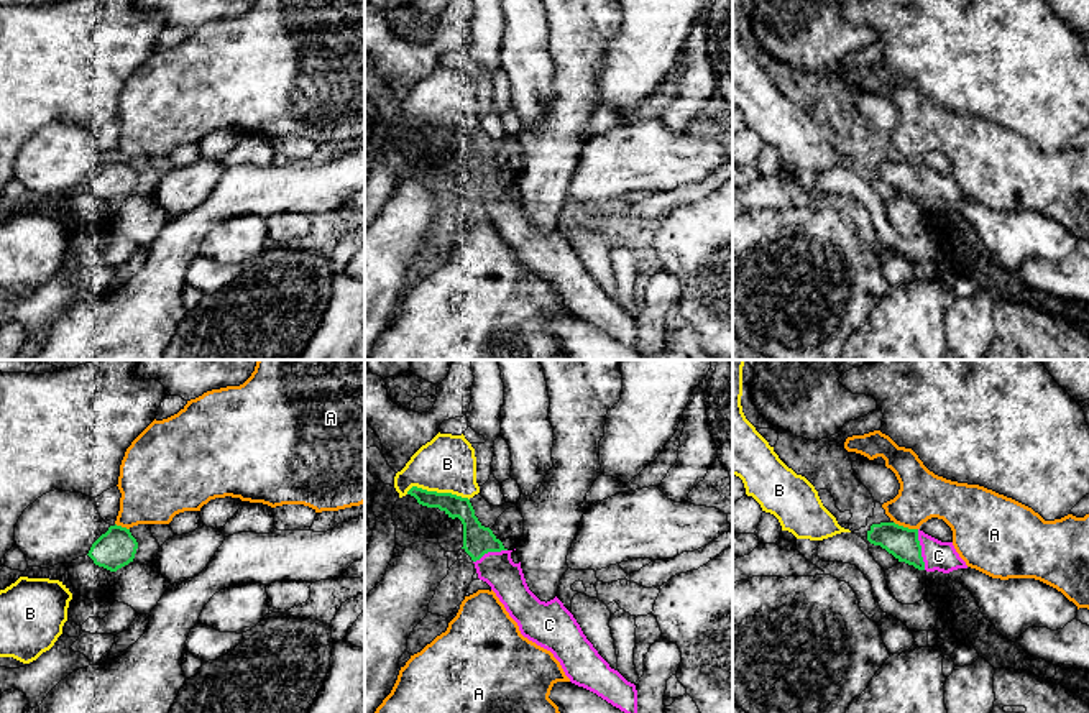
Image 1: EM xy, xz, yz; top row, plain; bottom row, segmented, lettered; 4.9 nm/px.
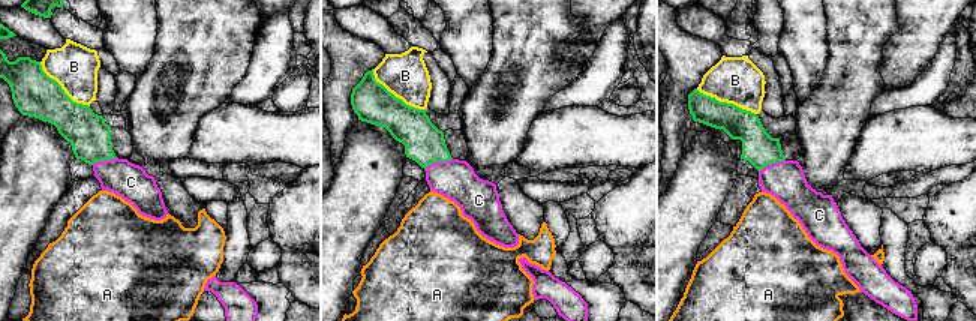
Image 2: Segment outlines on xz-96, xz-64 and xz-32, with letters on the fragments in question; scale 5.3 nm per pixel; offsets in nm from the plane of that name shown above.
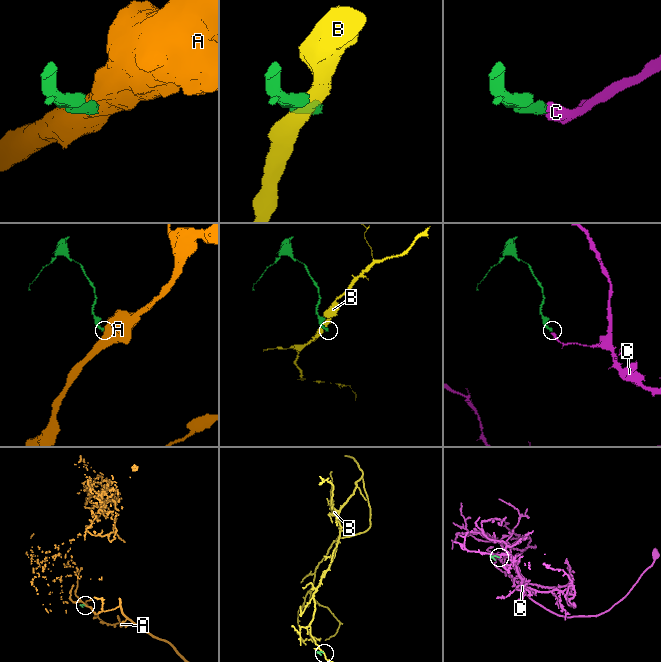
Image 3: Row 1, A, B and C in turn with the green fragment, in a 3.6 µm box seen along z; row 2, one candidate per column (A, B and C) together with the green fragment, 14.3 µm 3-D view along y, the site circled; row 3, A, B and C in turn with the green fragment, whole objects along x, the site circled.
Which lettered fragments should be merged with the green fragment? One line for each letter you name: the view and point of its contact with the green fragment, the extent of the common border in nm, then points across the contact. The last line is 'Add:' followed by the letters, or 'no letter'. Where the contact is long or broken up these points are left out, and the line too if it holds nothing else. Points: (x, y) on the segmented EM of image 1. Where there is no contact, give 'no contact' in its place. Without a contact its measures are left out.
C: meets green in yz at (920, 549); contact 200 nm long
Add: C

